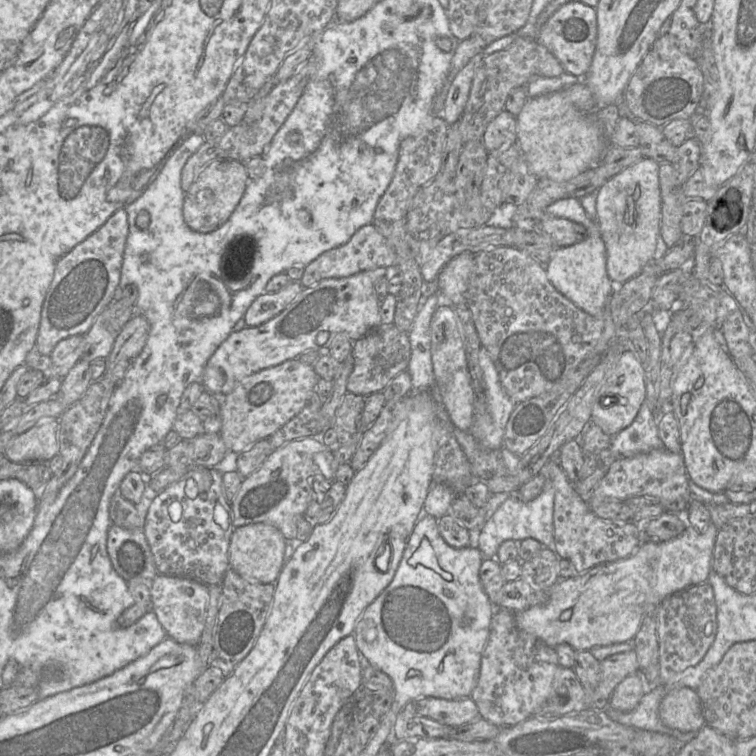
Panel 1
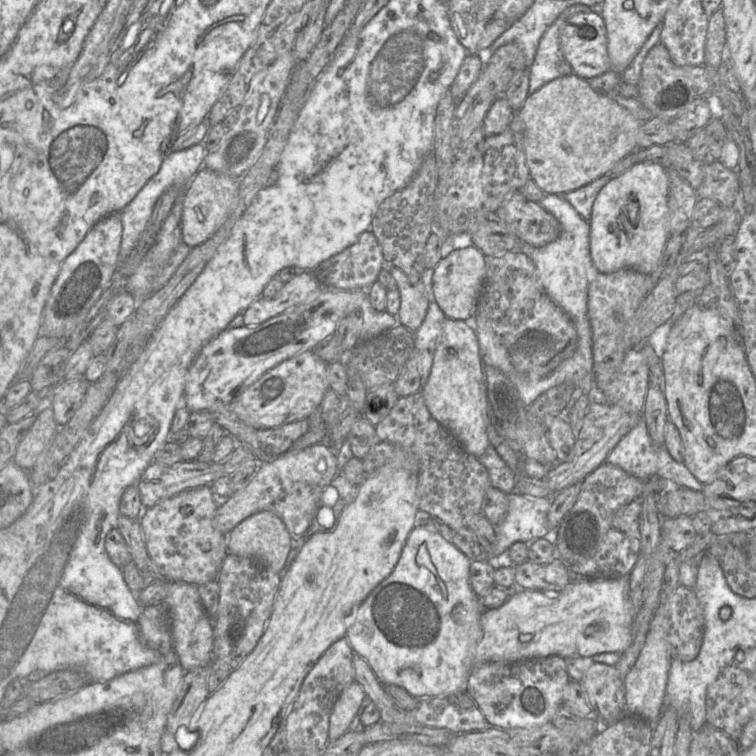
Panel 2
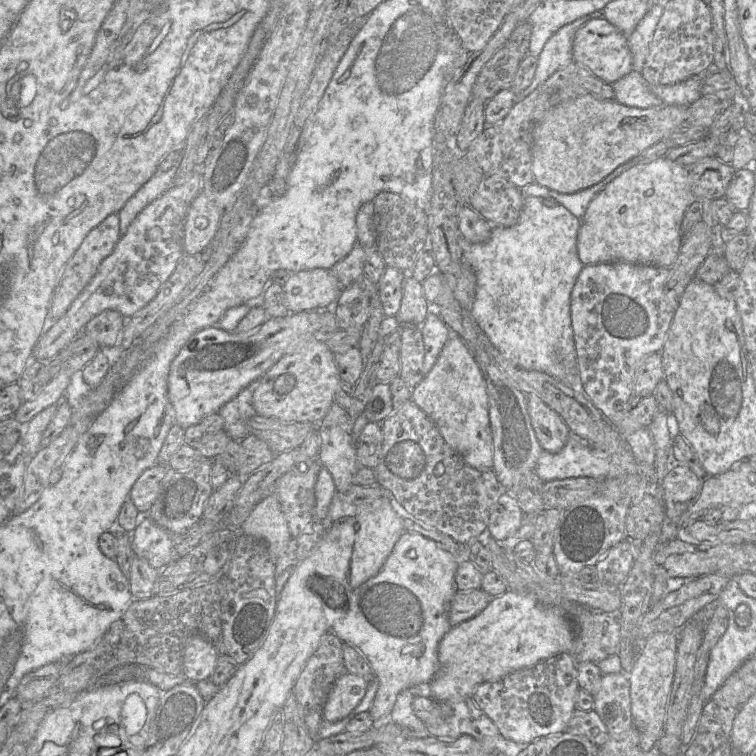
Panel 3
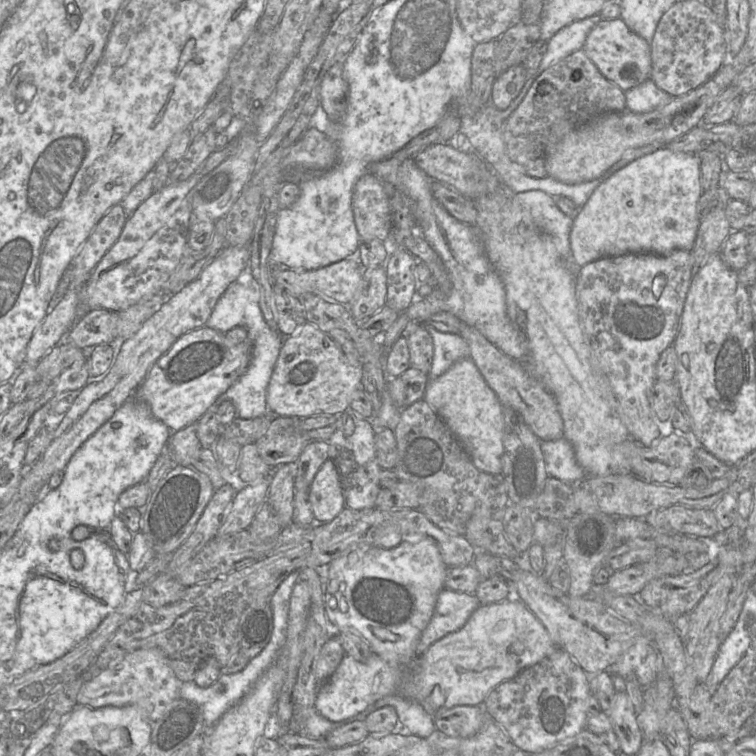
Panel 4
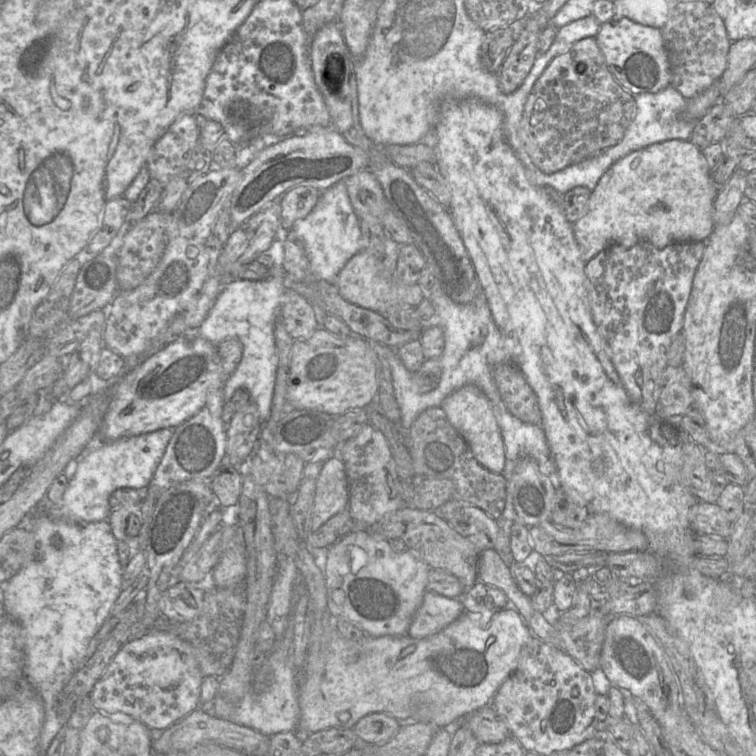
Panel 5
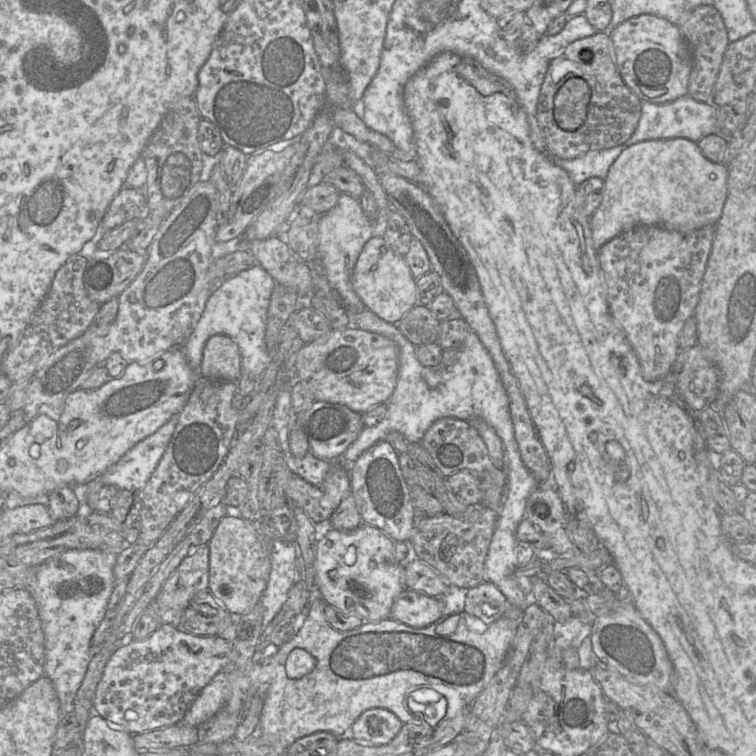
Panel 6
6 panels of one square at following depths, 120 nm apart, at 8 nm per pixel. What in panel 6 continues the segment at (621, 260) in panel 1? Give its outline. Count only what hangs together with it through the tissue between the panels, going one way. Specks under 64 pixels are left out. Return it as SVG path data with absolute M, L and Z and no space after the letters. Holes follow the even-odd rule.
M686 138L654 139L624 149L610 166L604 179L601 204L590 216L593 246L599 250L624 231L638 226L658 226L689 233L706 225L716 225L728 196L728 165L708 160L697 143Z

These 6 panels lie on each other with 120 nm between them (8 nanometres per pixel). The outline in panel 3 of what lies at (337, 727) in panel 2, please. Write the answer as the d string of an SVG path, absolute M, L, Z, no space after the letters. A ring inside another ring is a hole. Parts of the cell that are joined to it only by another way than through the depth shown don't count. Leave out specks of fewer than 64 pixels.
M345 671L333 685L324 706L324 719L339 721L348 716L364 697L369 681Z

